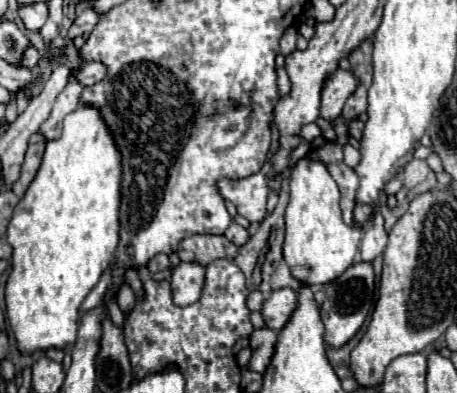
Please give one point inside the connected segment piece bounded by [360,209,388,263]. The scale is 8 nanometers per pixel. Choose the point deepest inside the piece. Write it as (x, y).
(373, 240)

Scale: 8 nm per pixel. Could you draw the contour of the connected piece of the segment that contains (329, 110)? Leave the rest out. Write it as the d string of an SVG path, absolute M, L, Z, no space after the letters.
M338 69L326 83L322 93L322 105L320 105L320 117L334 125L334 121L342 115L342 107L346 99L356 91L356 79L350 71Z

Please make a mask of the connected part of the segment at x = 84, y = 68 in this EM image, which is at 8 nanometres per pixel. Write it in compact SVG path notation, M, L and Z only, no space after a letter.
M92 61L92 63L80 63L76 69L74 69L74 77L80 85L94 85L98 81L104 79L104 65L100 65L98 61Z

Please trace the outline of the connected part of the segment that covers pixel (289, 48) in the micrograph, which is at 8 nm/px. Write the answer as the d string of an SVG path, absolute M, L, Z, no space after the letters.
M294 27L286 29L286 33L280 39L280 51L282 51L282 55L290 55L292 51L296 51L296 35L298 33L296 33Z

